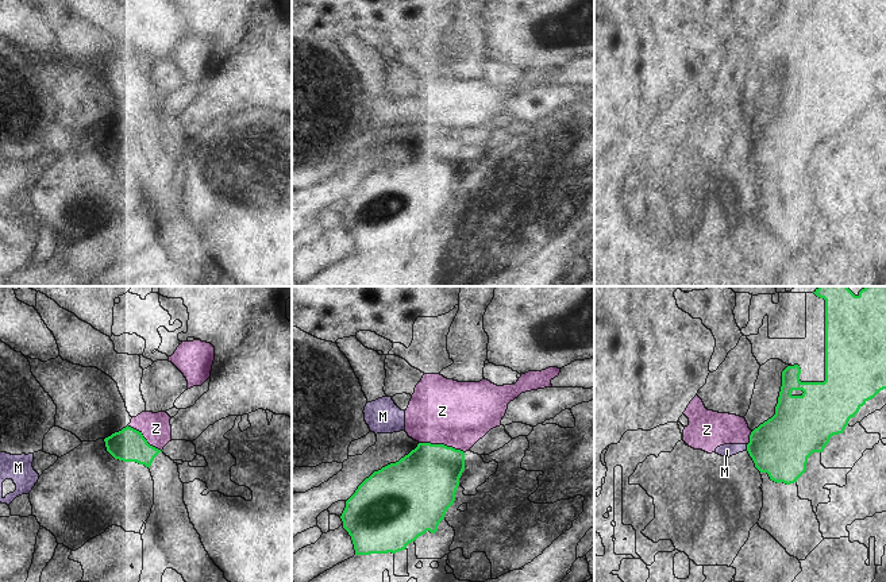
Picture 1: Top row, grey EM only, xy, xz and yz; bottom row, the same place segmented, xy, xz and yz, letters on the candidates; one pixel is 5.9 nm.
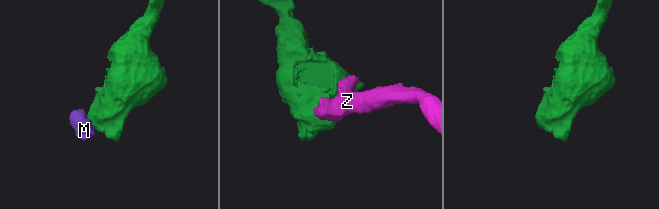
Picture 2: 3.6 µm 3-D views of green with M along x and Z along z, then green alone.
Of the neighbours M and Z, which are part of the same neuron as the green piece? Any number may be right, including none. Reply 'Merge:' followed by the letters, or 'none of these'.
Merge: none of these

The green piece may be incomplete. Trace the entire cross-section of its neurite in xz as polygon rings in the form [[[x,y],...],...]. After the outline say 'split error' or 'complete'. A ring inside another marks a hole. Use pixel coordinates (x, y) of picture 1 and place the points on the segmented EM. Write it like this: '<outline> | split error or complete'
[[[419,443],[396,463],[374,471],[346,501],[340,516],[351,536],[355,555],[396,554],[427,531],[435,533],[455,501],[465,470],[465,452],[444,444]]] | complete

